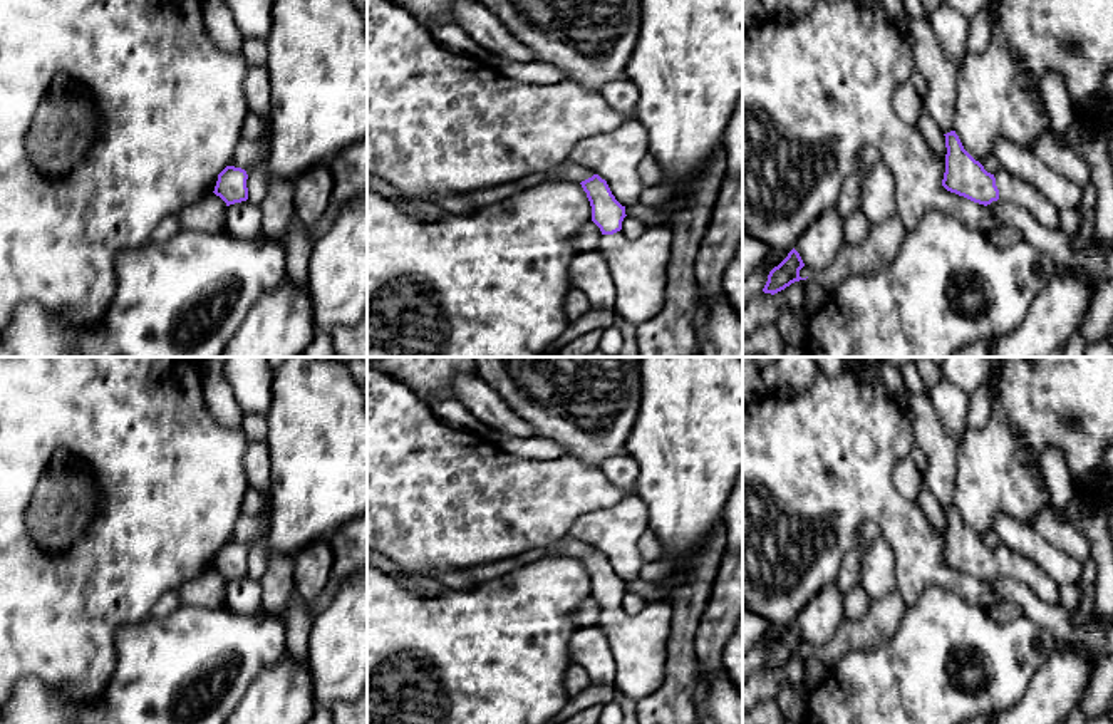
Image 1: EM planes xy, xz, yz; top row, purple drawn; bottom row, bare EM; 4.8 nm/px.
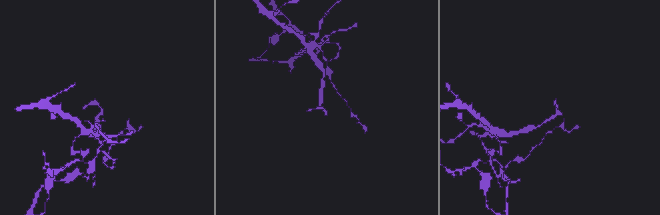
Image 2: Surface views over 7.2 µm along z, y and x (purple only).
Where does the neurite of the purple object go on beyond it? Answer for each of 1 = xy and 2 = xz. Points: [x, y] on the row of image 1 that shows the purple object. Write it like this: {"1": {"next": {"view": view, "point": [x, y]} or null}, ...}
{"1": {"next": null}, "2": {"next": {"view": "xz", "point": [639, 267]}}}

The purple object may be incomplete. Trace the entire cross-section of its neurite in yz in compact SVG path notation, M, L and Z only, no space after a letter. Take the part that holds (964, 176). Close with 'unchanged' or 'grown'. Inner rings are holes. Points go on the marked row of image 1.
M955 131L945 136L945 173L942 186L979 204L1007 201L1026 208L1043 226L1058 230L1059 209L1038 188L1014 178L1004 168L991 174L962 146Z; grown

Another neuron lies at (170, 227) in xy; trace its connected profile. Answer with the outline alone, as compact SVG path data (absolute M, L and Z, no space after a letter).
M176 216L164 218L151 236L151 243L163 243L176 236L183 228L179 226Z

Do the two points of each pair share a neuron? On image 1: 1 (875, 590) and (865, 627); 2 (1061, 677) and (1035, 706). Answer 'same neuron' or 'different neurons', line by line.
1: different neurons
2: same neuron

